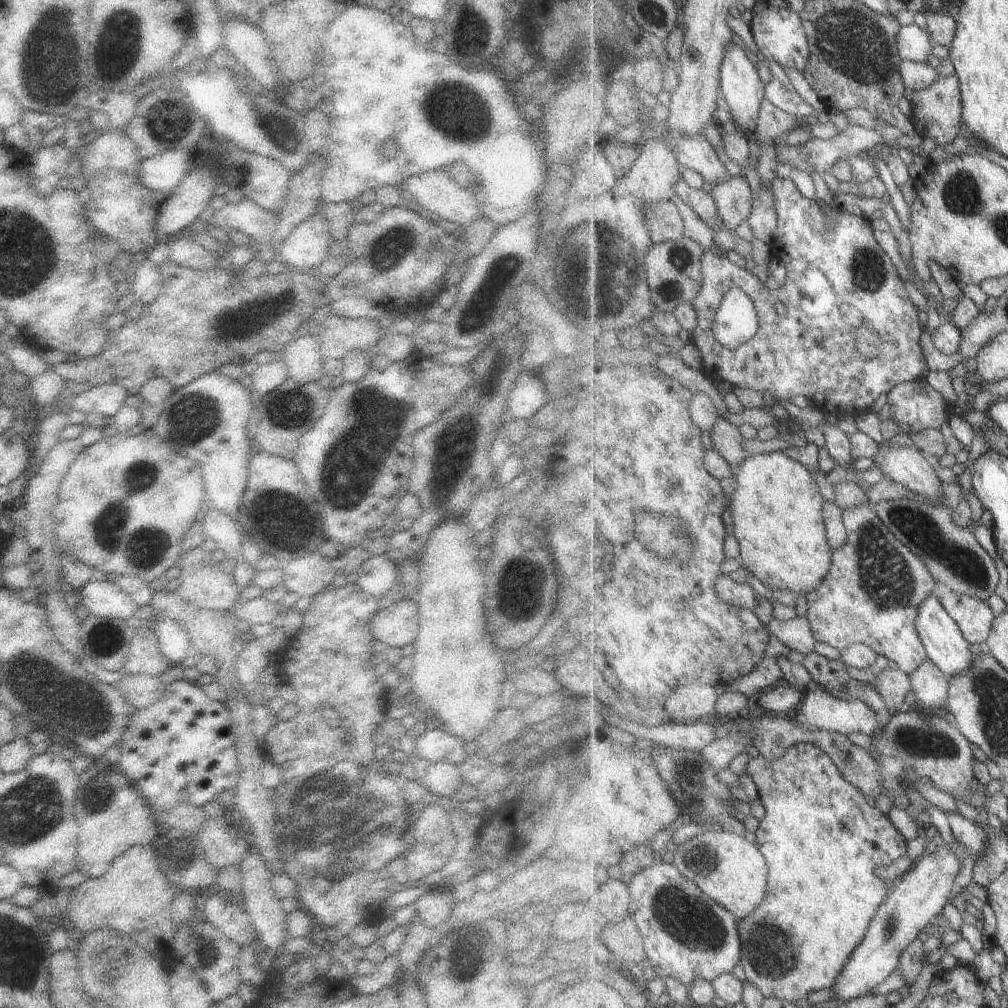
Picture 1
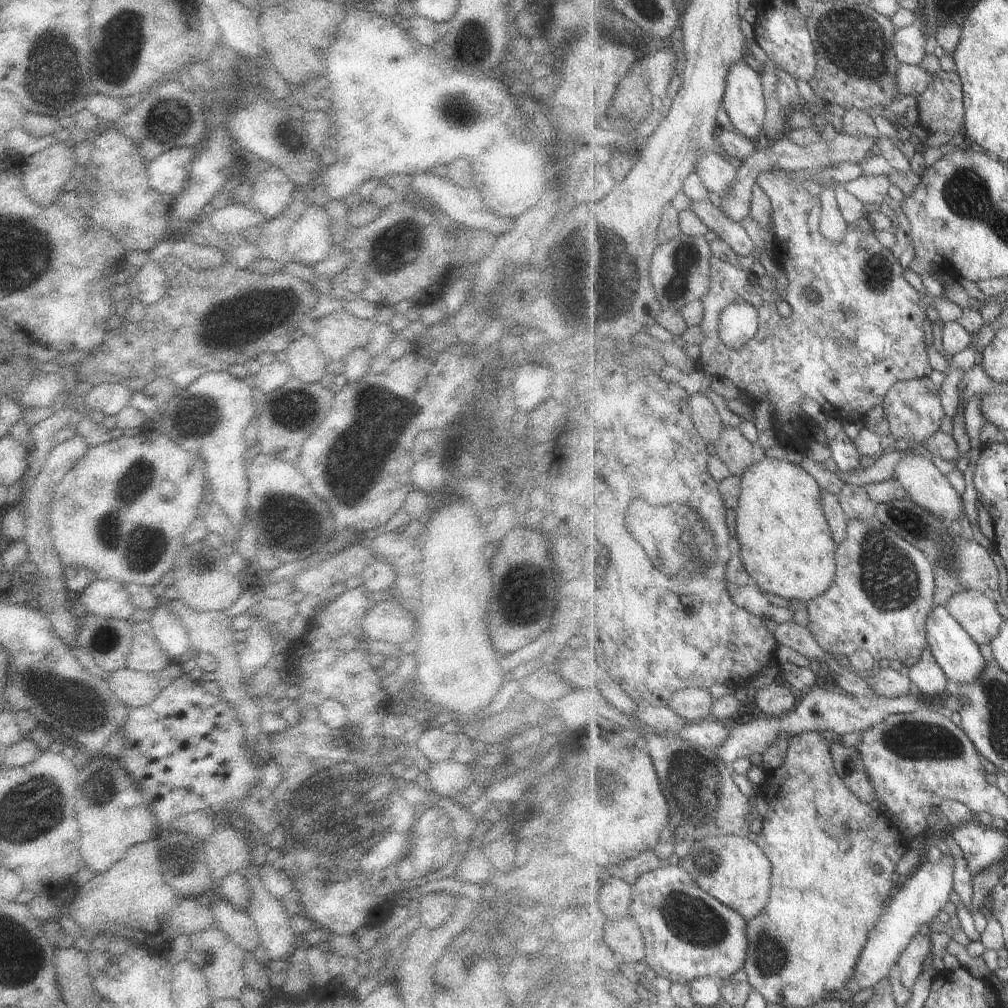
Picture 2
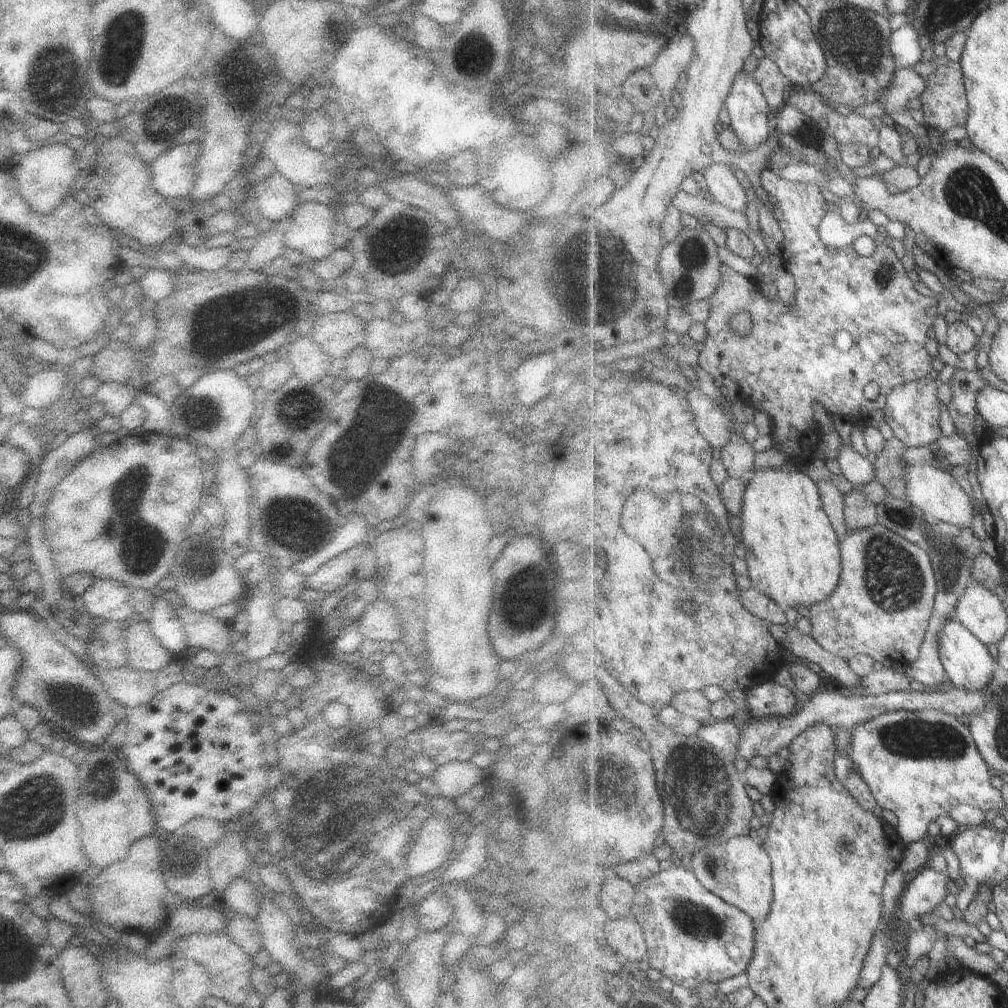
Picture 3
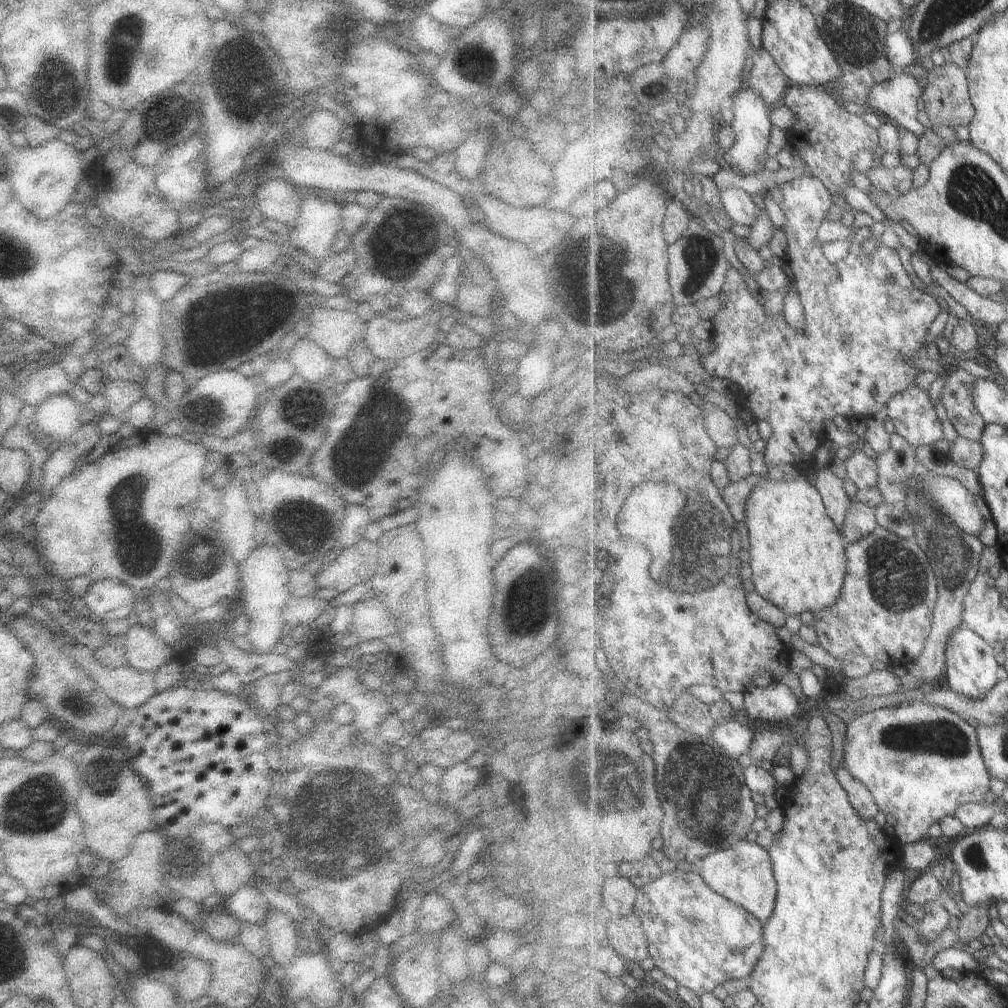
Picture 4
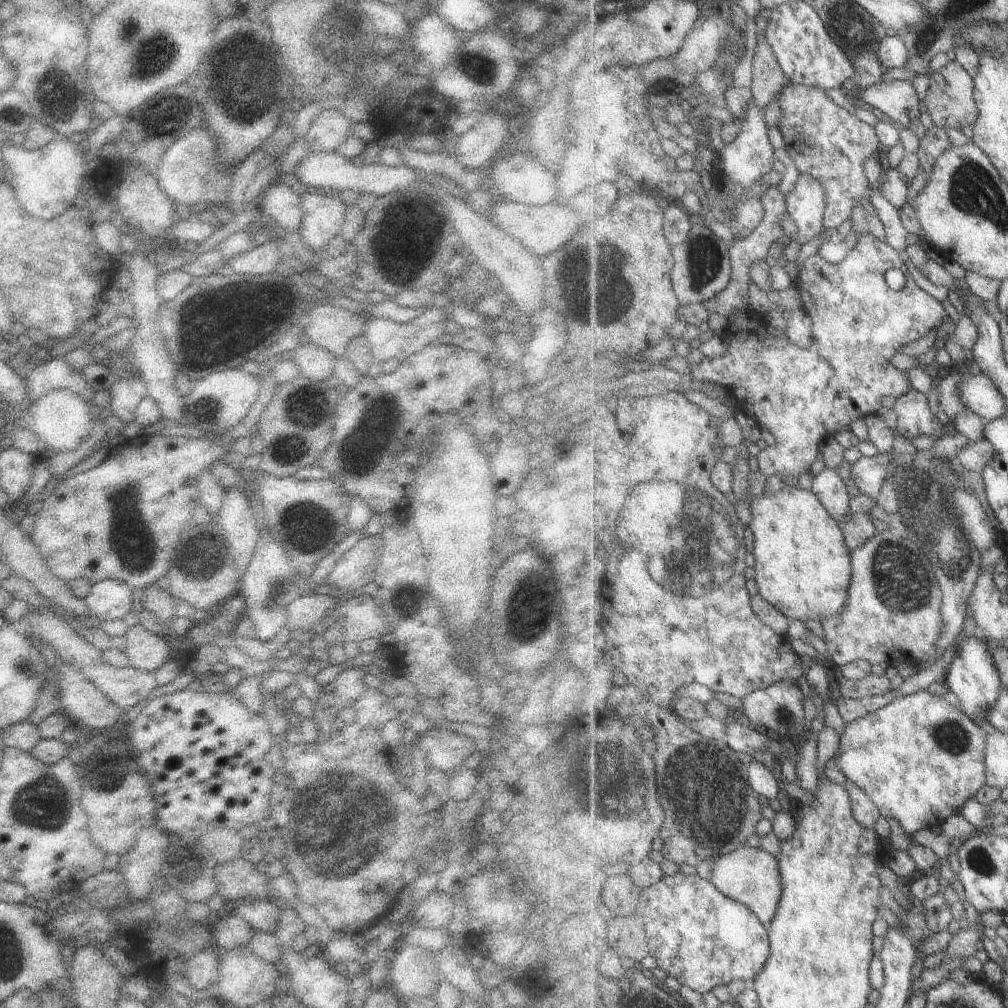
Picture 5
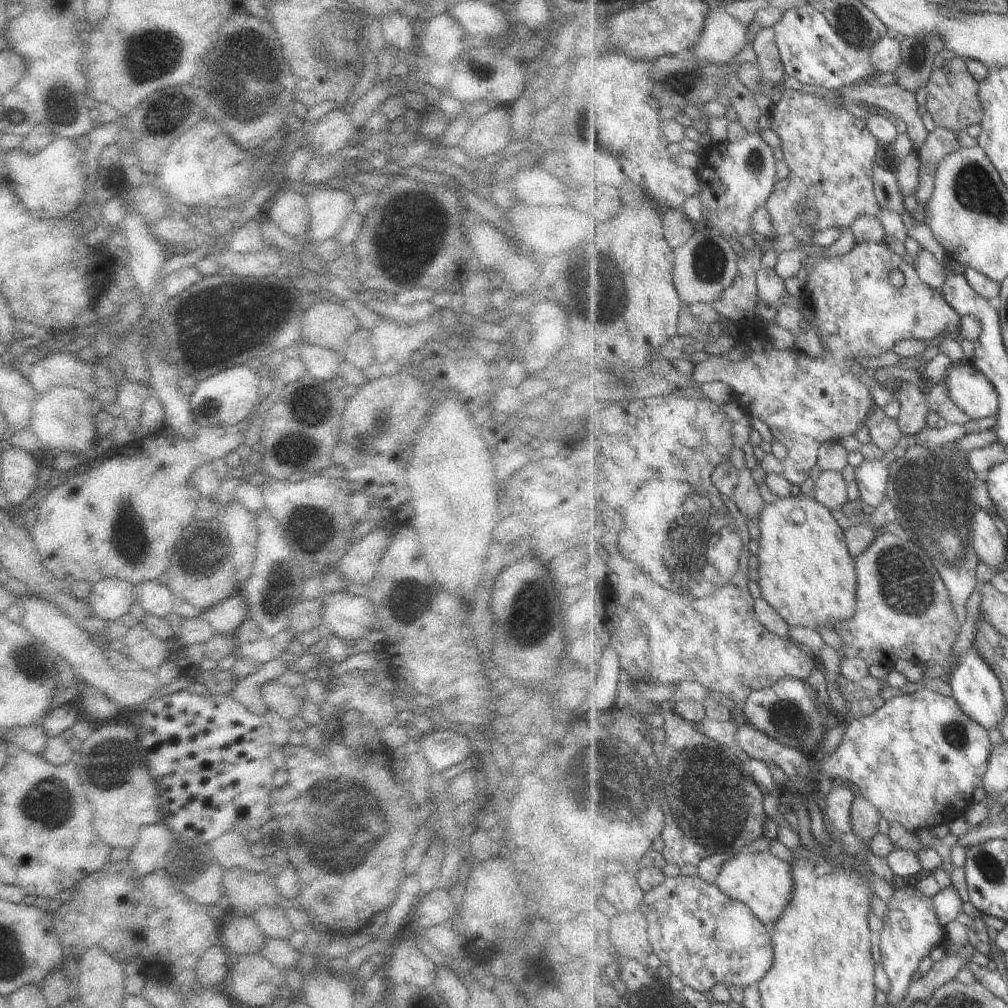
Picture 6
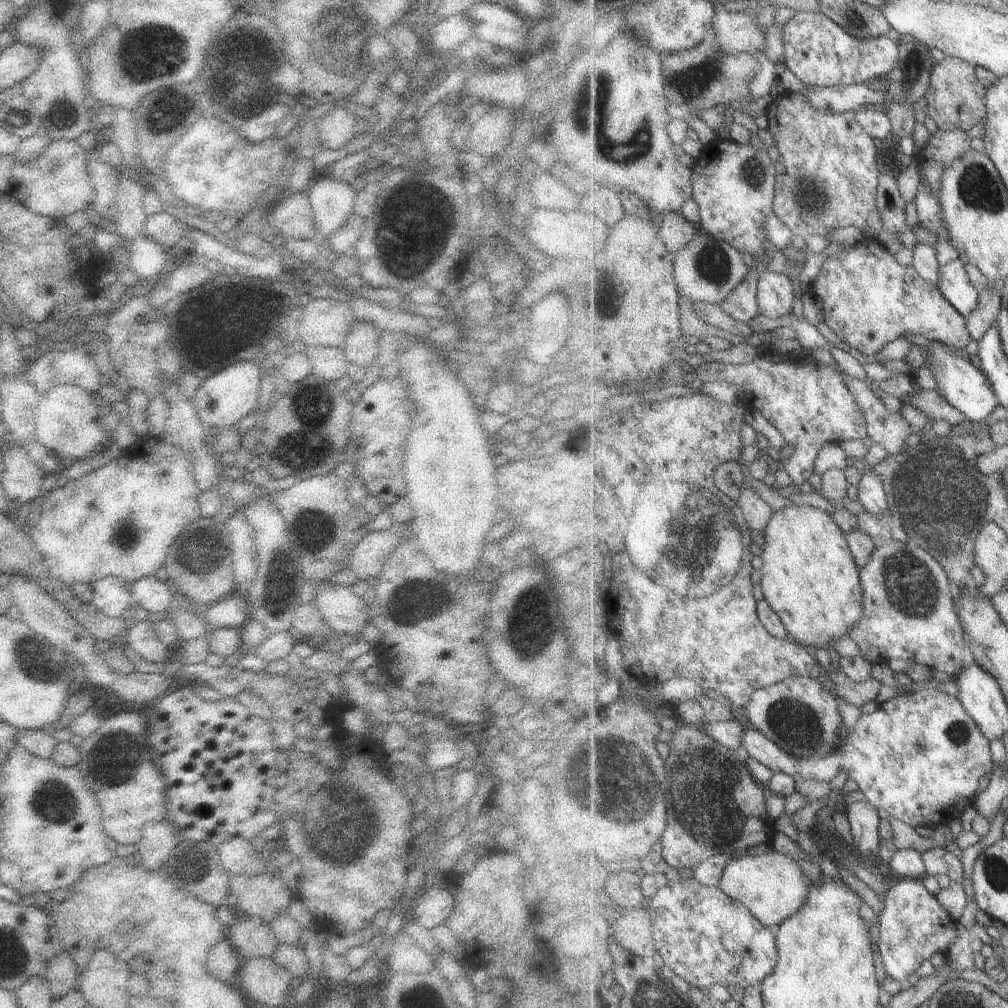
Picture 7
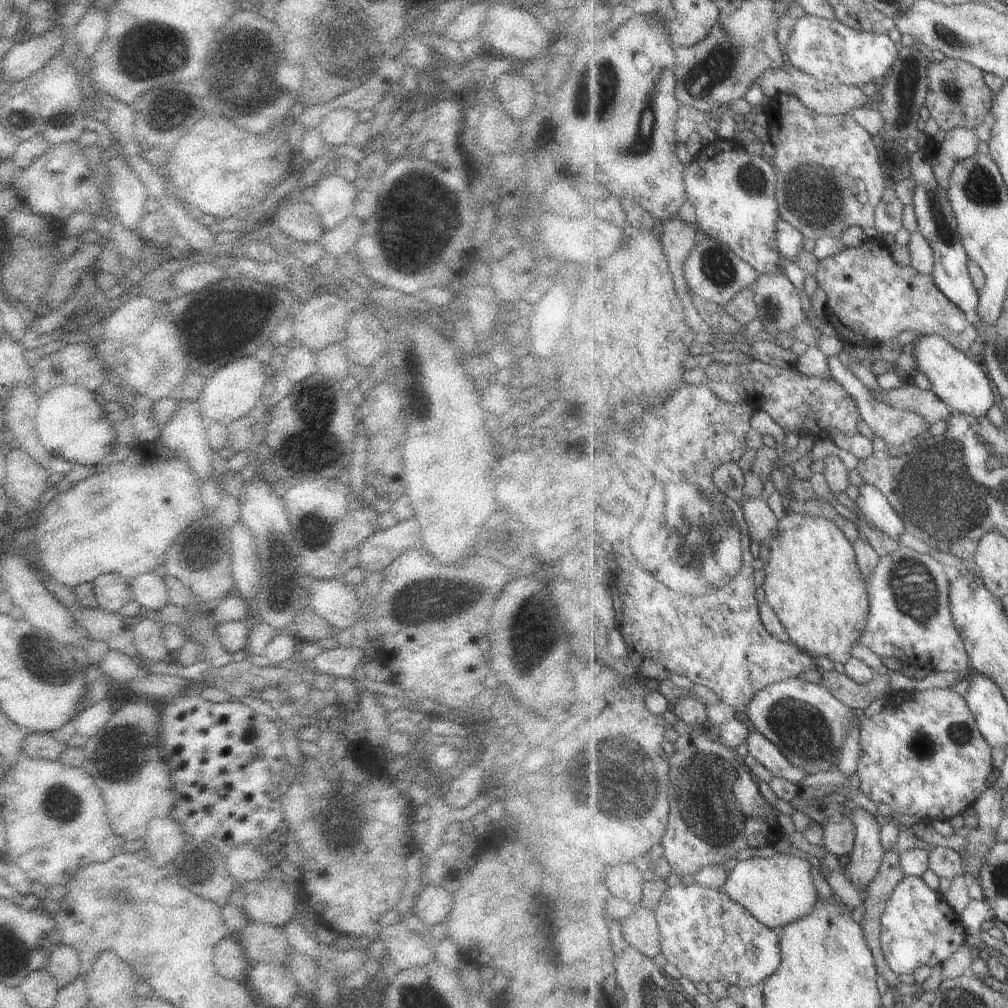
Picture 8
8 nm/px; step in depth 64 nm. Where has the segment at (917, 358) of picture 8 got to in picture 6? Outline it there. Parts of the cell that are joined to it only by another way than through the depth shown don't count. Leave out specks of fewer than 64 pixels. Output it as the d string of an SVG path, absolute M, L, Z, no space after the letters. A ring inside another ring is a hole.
M950 362L943 380L951 400L972 419L993 416L1000 409L996 386L973 363Z

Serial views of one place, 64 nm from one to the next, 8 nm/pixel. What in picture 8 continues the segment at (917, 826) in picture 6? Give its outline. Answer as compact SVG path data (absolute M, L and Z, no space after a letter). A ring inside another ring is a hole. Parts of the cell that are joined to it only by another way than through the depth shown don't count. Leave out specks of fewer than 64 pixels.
M933 687L924 691L896 691L891 694L883 707L883 710L870 717L859 716L859 743L863 750L857 763L856 773L860 780L860 789L875 804L883 802L888 804L892 814L915 815L923 822L933 820L951 820L953 816L961 815L967 808L973 807L976 800L988 789L987 780L991 781L993 774L993 747L987 742L984 734L980 731L980 726L976 724L976 715L972 713L968 702L964 696L952 689ZM757 729L751 731L745 742L749 754L754 756L765 768L768 768L776 777L781 777L797 785L805 778L813 779L816 776L807 773L805 769L796 767L779 747L771 742L762 732Z

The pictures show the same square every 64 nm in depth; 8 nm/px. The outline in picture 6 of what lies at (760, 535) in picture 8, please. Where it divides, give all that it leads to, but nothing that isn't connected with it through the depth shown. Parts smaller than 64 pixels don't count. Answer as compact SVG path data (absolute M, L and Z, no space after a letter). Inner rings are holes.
M751 468L740 470L740 479L733 500L748 519L758 520L764 508L764 502L757 491L756 480L753 478Z

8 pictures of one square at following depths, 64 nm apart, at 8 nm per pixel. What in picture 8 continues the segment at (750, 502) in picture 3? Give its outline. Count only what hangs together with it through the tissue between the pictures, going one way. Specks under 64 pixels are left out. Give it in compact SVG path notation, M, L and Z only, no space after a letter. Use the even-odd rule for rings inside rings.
M786 508L785 516L779 520L777 530L778 532L767 545L769 547L769 556L767 563L763 566L765 580L762 584L762 587L766 594L766 601L773 607L773 610L775 610L777 616L785 625L788 635L791 637L791 641L798 647L805 649L807 652L809 652L809 654L815 657L825 656L833 662L835 661L845 664L851 658L851 648L853 648L853 644L859 644L860 642L860 636L866 627L870 613L870 594L868 591L867 582L864 579L864 574L860 569L860 563L857 562L856 550L853 546L853 543L847 540L847 536L841 532L841 528L839 528L839 526L837 526L834 521L823 517L804 516L803 514L795 513L788 508Z

